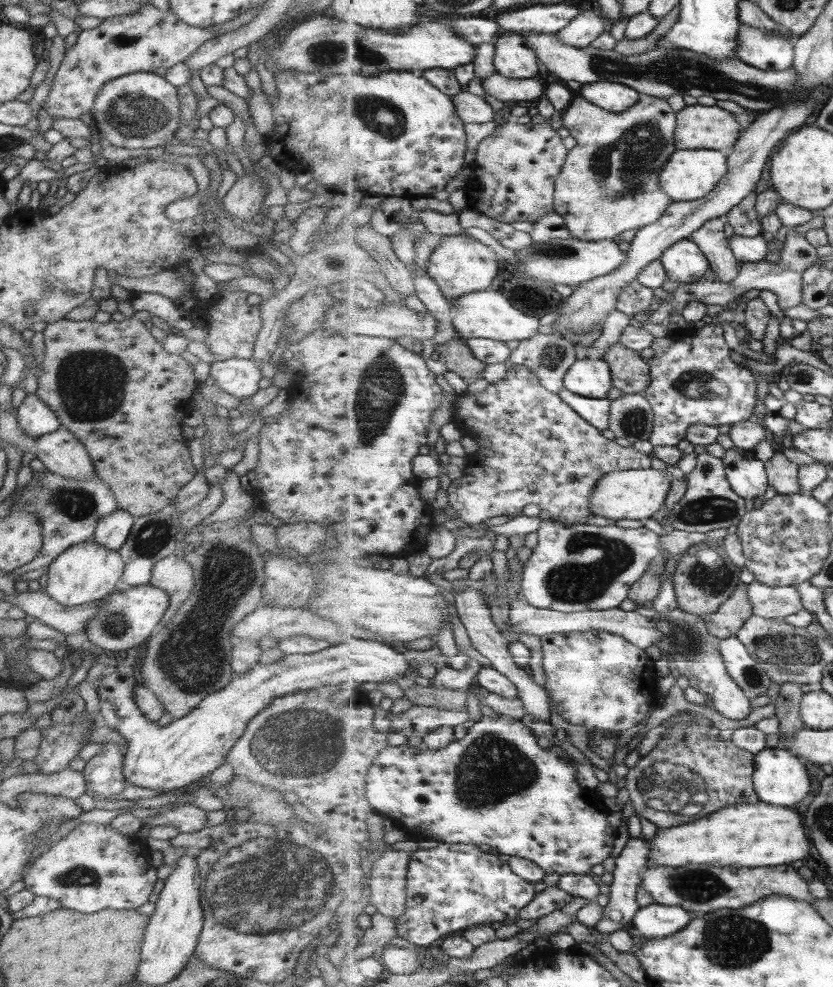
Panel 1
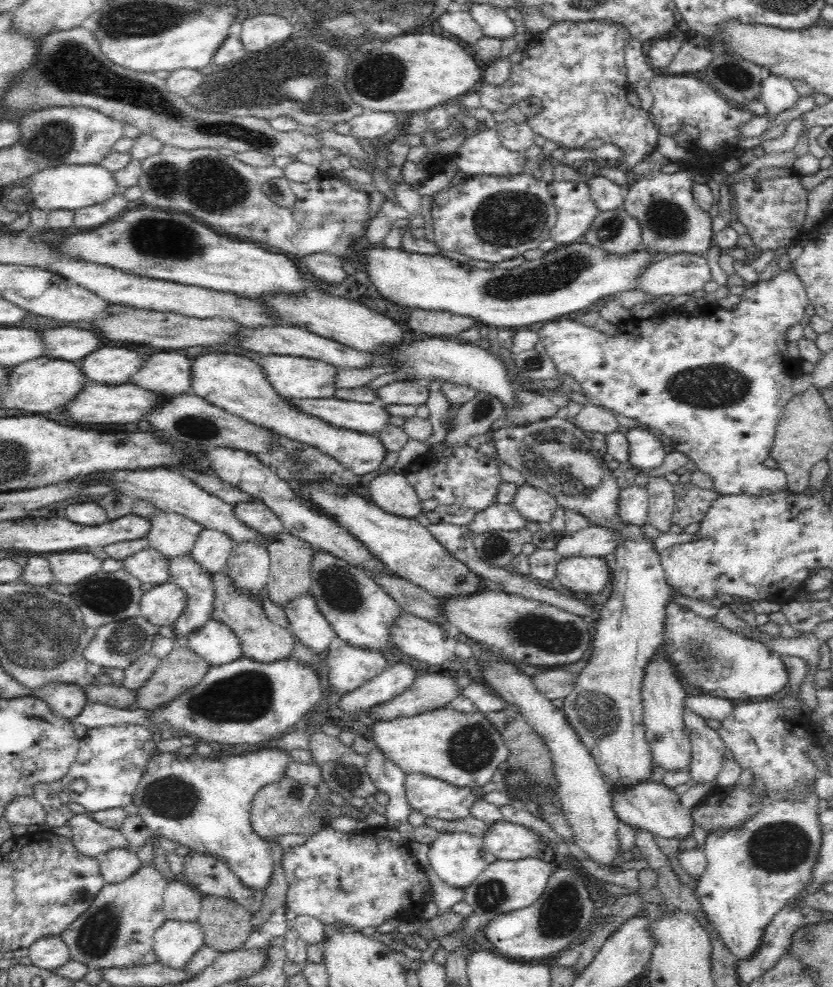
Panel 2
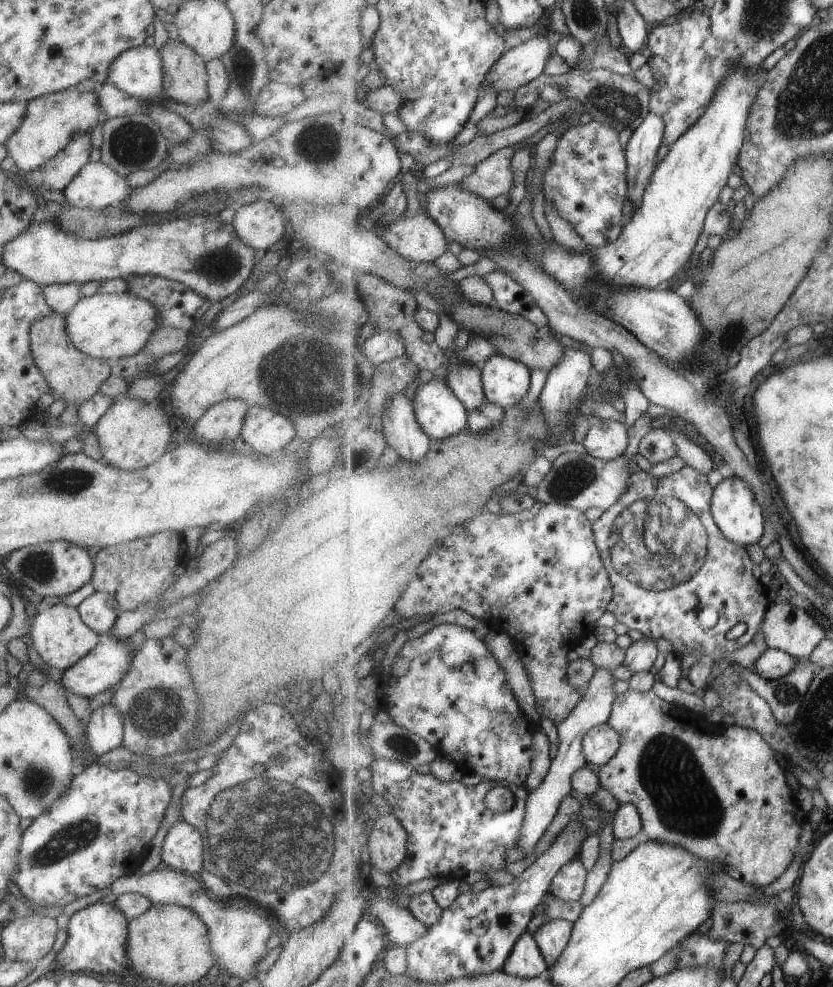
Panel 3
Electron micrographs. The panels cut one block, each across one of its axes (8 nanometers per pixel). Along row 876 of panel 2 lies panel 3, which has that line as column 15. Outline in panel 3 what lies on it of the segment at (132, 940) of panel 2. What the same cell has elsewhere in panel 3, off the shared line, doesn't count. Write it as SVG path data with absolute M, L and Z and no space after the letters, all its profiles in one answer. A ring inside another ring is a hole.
M67 87L65 90L52 92L46 95L35 97L24 103L25 114L17 128L11 132L7 140L2 142L5 148L6 156L16 164L19 171L32 171L46 163L59 150L65 148L65 145L74 139L77 135L87 133L102 119L102 110L100 109L96 89L92 91L79 91L75 87Z

